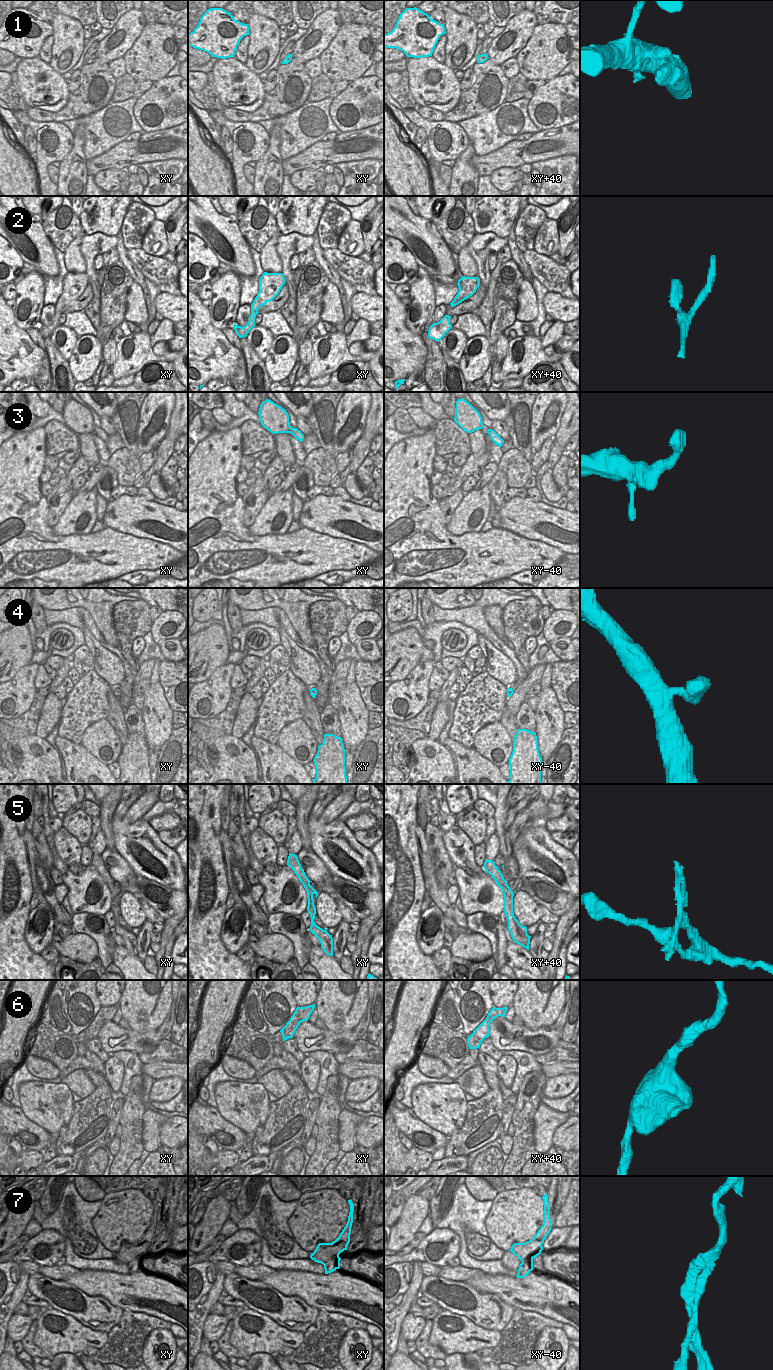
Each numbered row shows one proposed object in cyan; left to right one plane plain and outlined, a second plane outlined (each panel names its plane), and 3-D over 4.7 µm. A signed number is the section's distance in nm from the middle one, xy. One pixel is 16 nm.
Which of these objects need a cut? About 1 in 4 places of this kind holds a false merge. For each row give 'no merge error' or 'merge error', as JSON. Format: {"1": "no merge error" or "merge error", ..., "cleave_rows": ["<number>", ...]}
{"1": "no merge error", "2": "no merge error", "3": "no merge error", "4": "no merge error", "5": "merge error", "6": "no merge error", "7": "merge error", "cleave_rows": ["5", "7"]}

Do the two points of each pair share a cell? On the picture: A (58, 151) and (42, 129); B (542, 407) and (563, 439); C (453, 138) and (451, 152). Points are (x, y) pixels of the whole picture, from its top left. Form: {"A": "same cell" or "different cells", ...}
{"A": "same cell", "B": "different cells", "C": "same cell"}

